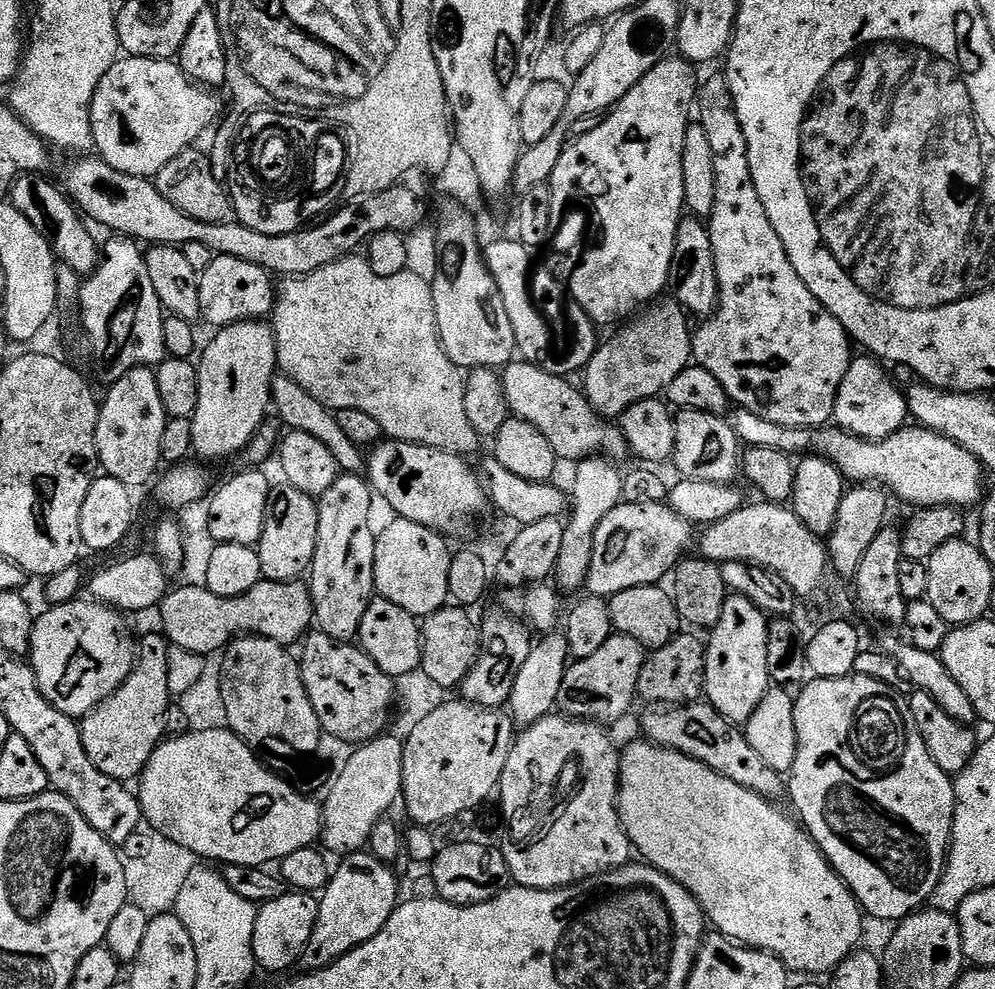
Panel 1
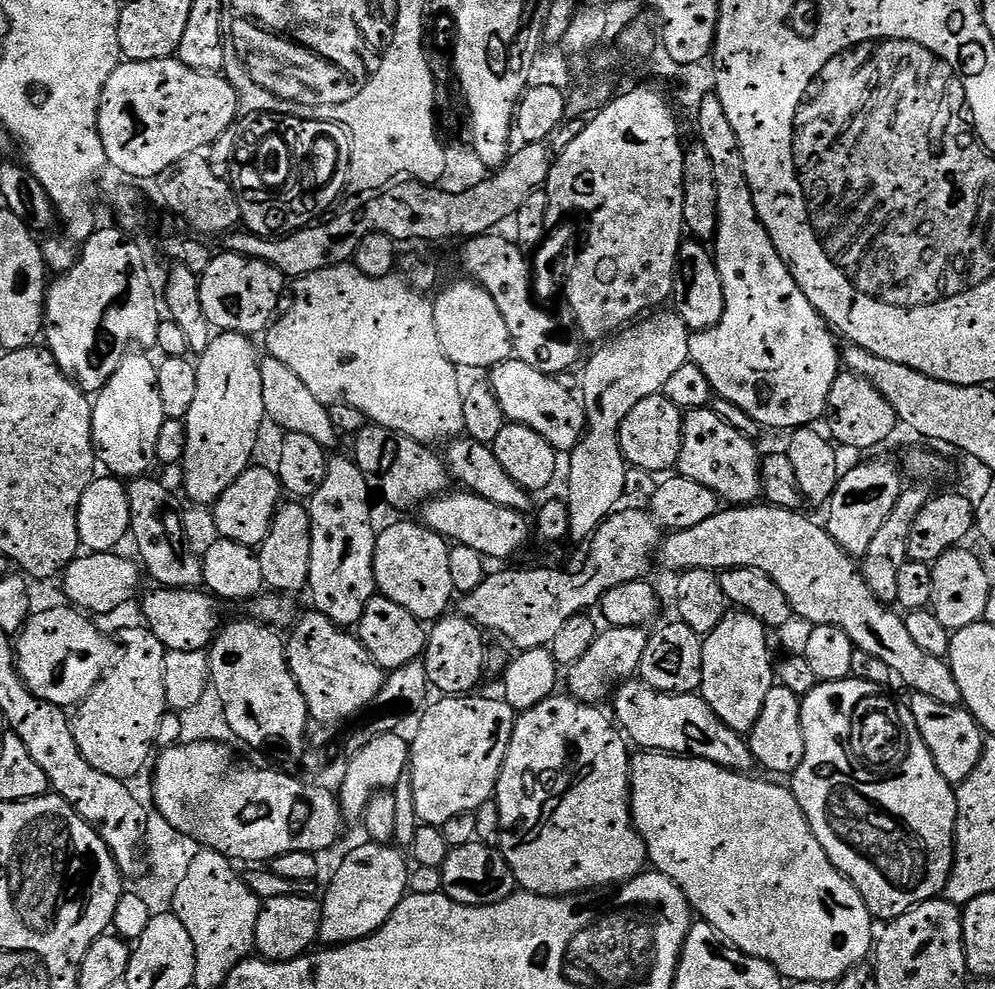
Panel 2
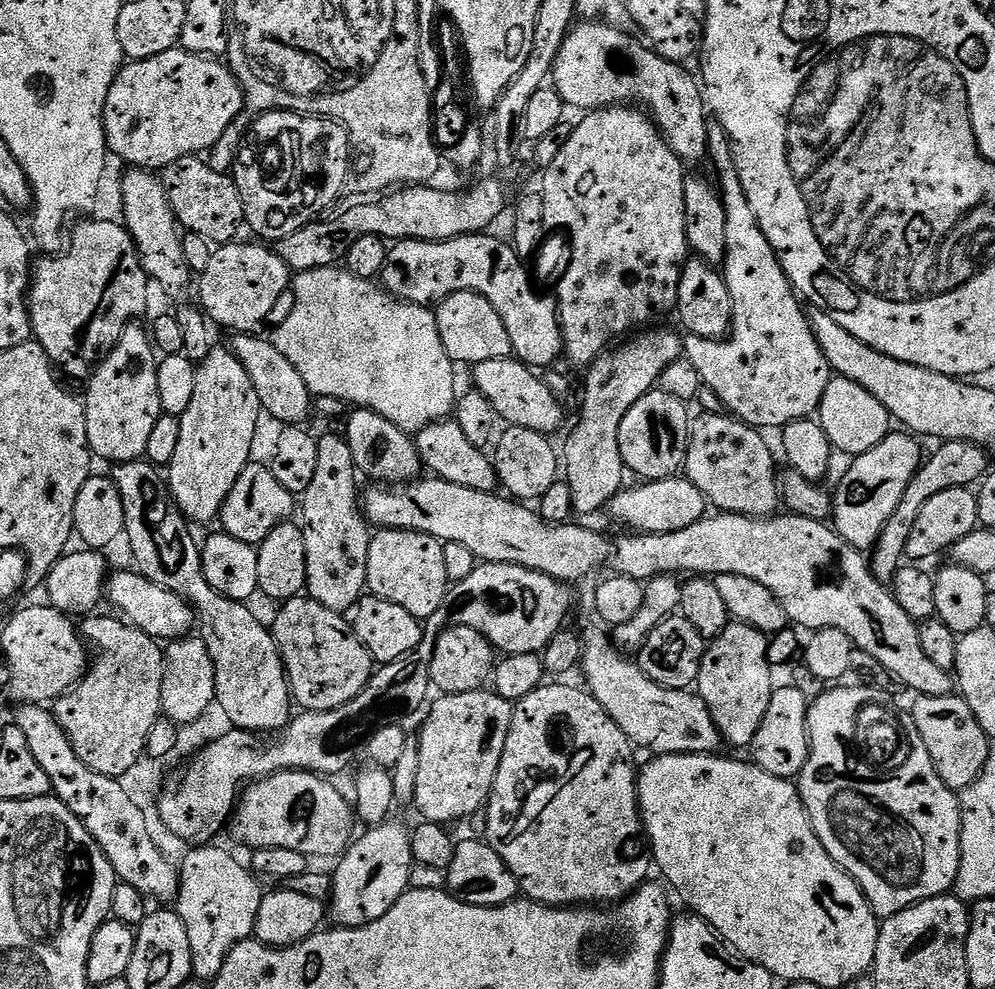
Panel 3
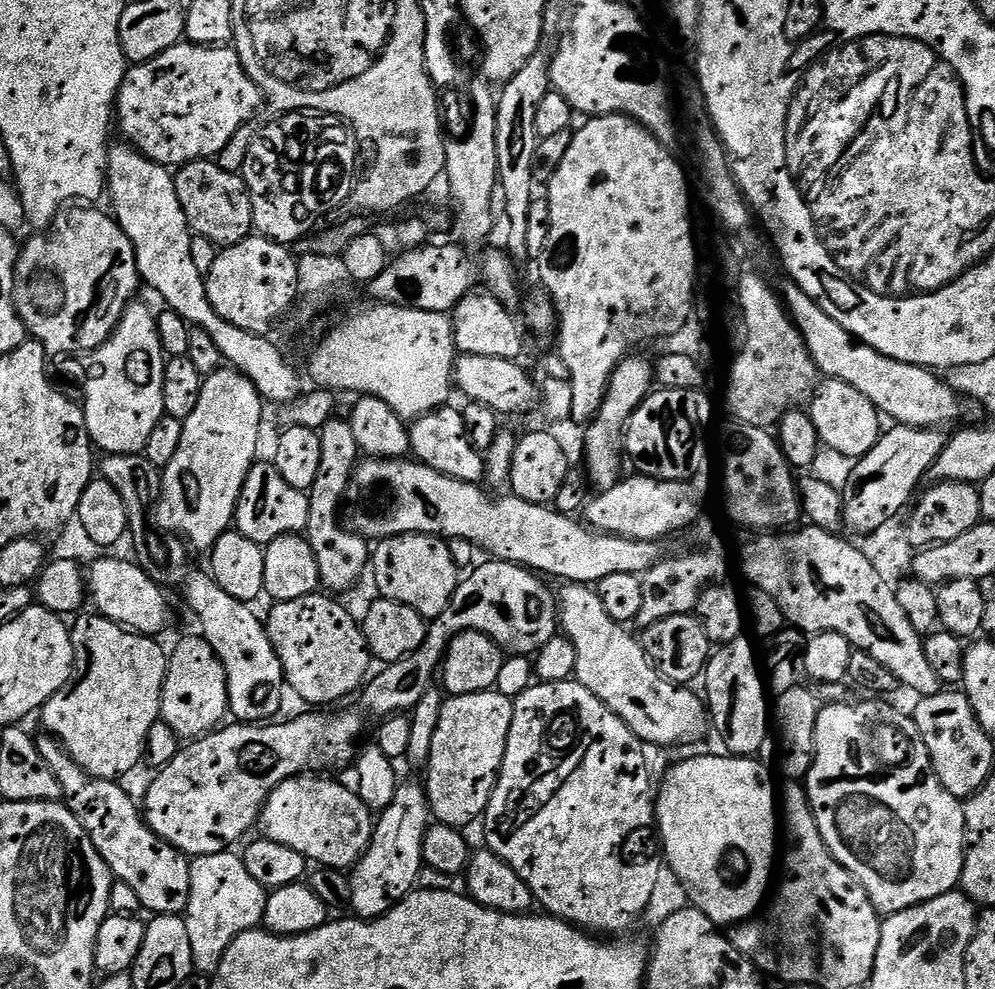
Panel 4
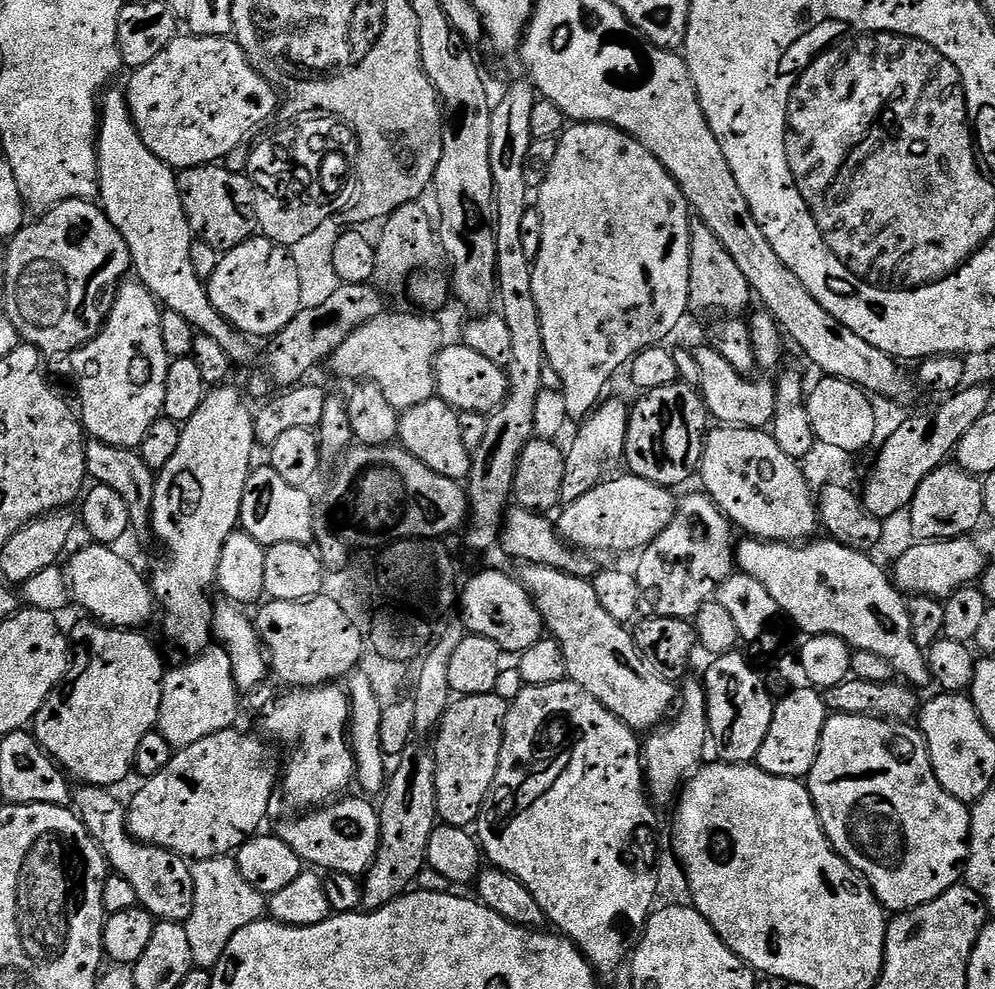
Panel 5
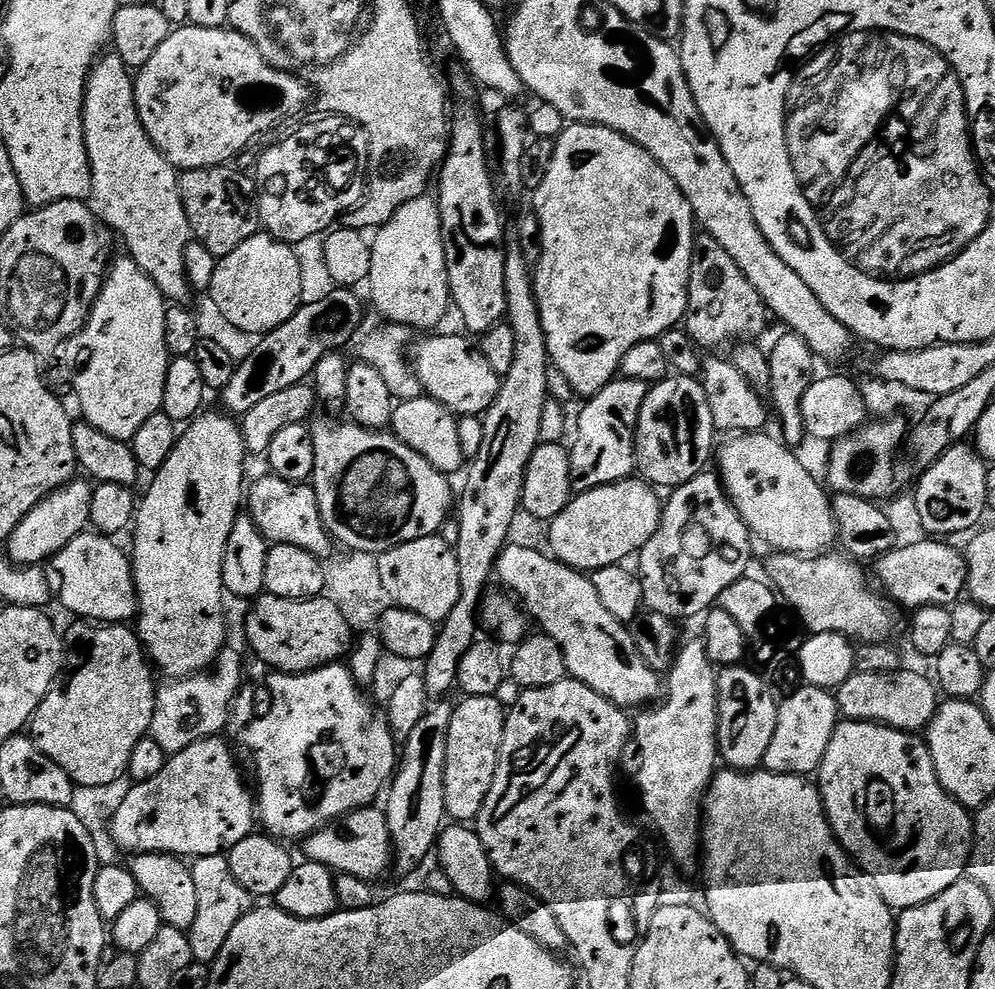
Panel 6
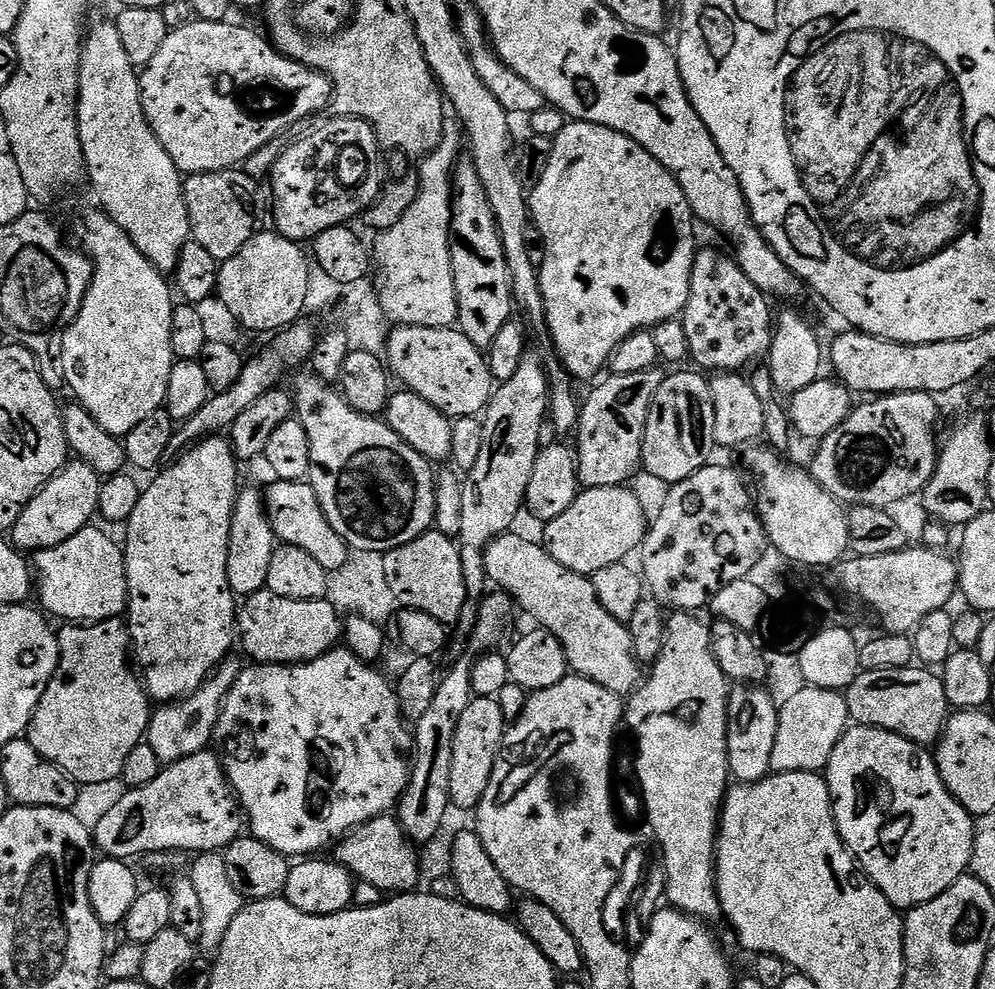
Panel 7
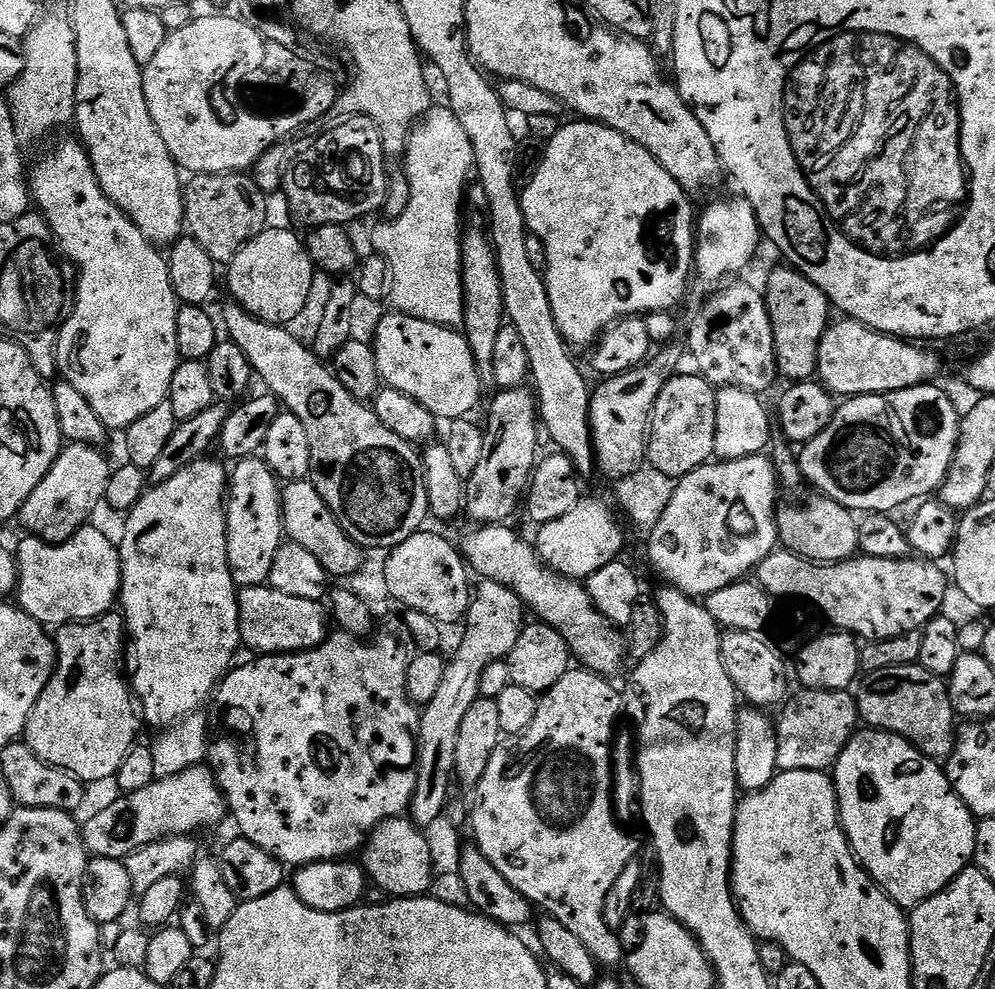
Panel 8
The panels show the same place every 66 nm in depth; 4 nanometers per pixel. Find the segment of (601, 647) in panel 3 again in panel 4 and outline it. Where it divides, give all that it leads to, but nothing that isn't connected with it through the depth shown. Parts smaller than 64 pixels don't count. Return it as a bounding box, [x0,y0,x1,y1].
[558,583,710,748]

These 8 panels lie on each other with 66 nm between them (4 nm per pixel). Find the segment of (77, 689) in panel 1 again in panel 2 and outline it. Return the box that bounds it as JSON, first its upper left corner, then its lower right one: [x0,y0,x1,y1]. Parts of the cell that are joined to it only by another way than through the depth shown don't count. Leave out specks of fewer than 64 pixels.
[14,607,110,710]

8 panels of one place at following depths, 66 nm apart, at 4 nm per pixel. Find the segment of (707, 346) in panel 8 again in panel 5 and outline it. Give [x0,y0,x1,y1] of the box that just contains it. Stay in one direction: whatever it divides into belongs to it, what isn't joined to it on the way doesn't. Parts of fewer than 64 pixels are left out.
[689,230,753,318]

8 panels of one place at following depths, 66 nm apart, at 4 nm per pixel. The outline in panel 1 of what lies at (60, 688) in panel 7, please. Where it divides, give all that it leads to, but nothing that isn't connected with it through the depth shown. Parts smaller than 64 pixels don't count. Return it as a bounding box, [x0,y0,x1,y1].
[79,631,170,782]

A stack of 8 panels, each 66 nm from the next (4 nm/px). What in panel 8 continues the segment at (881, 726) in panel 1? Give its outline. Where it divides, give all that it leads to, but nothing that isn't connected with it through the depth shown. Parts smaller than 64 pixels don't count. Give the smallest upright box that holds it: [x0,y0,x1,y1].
[834,731,978,910]

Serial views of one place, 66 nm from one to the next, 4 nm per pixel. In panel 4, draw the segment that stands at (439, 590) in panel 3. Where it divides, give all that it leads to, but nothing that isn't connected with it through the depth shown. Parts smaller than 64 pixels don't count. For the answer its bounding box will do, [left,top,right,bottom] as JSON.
[370,532,458,622]

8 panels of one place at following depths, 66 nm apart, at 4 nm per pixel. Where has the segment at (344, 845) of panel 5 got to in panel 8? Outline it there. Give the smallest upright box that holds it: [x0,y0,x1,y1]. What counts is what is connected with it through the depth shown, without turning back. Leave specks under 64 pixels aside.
[362,819,434,897]

